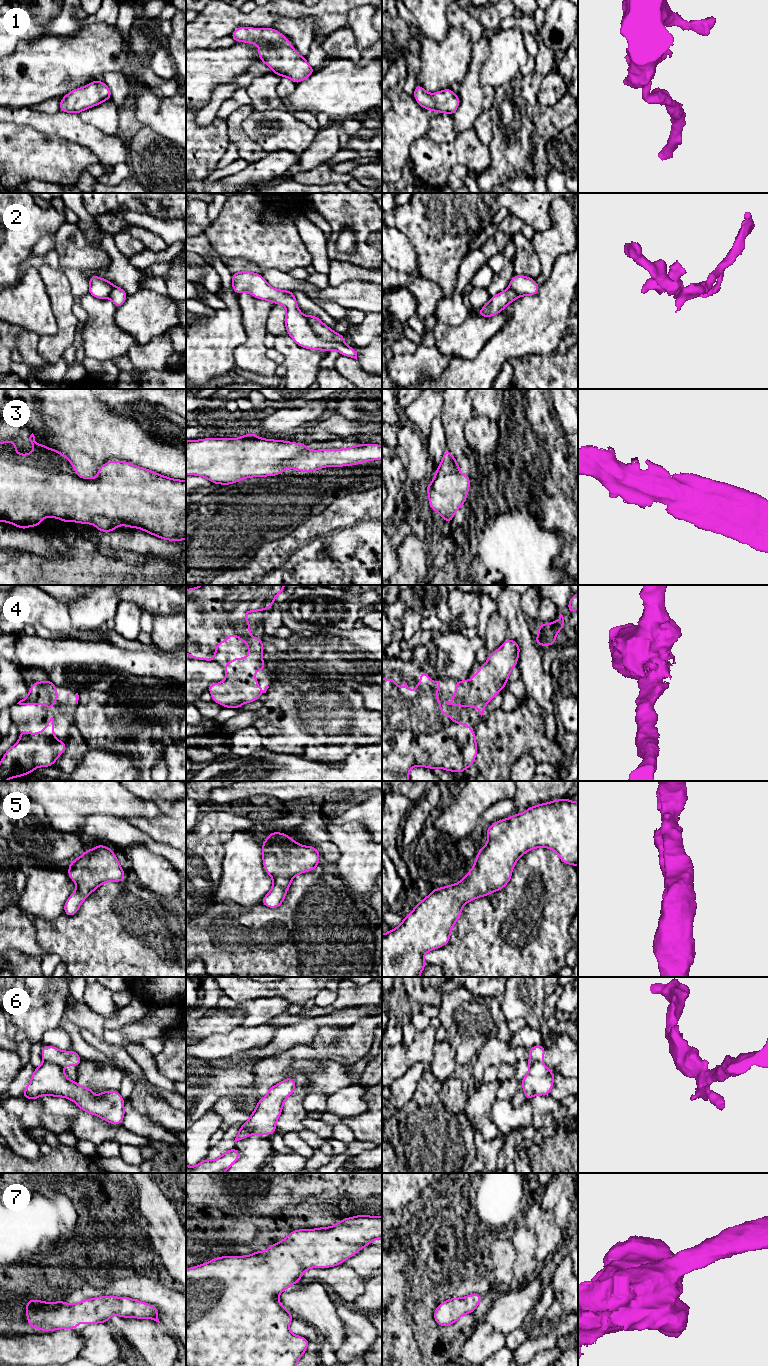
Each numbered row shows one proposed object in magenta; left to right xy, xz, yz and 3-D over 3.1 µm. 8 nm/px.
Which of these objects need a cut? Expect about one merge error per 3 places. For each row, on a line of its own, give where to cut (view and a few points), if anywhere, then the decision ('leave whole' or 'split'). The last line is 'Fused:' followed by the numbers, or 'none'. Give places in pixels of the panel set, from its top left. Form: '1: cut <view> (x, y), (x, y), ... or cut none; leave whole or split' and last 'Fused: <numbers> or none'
1: cut none; leave whole
2: cut xz (305, 316), (308, 324), (322, 339), (337, 340), (343, 343); split
3: cut none; leave whole
4: cut none; leave whole
5: cut none; leave whole
6: cut xy (44, 1061), (61, 1066); split
7: cut none; leave whole
Fused: 2, 6

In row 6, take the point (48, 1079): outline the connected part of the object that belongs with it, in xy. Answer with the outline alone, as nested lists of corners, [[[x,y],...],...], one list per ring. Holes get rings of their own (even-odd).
[[[43,1062],[35,1068],[21,1096],[29,1100],[38,1099],[42,1095],[65,1097],[75,1102],[82,1111],[113,1125],[120,1125],[125,1116],[125,1100],[119,1091],[99,1091],[100,1097],[94,1096],[93,1091],[98,1090],[82,1087],[76,1080],[68,1079],[61,1066]]]

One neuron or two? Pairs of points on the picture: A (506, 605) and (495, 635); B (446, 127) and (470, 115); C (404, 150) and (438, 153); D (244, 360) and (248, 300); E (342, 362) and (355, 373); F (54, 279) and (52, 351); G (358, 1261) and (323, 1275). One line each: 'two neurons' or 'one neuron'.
A: two neurons
B: two neurons
C: two neurons
D: one neuron
E: one neuron
F: one neuron
G: two neurons

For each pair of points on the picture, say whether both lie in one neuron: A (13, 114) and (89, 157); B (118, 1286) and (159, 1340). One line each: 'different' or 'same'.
A: different
B: different

